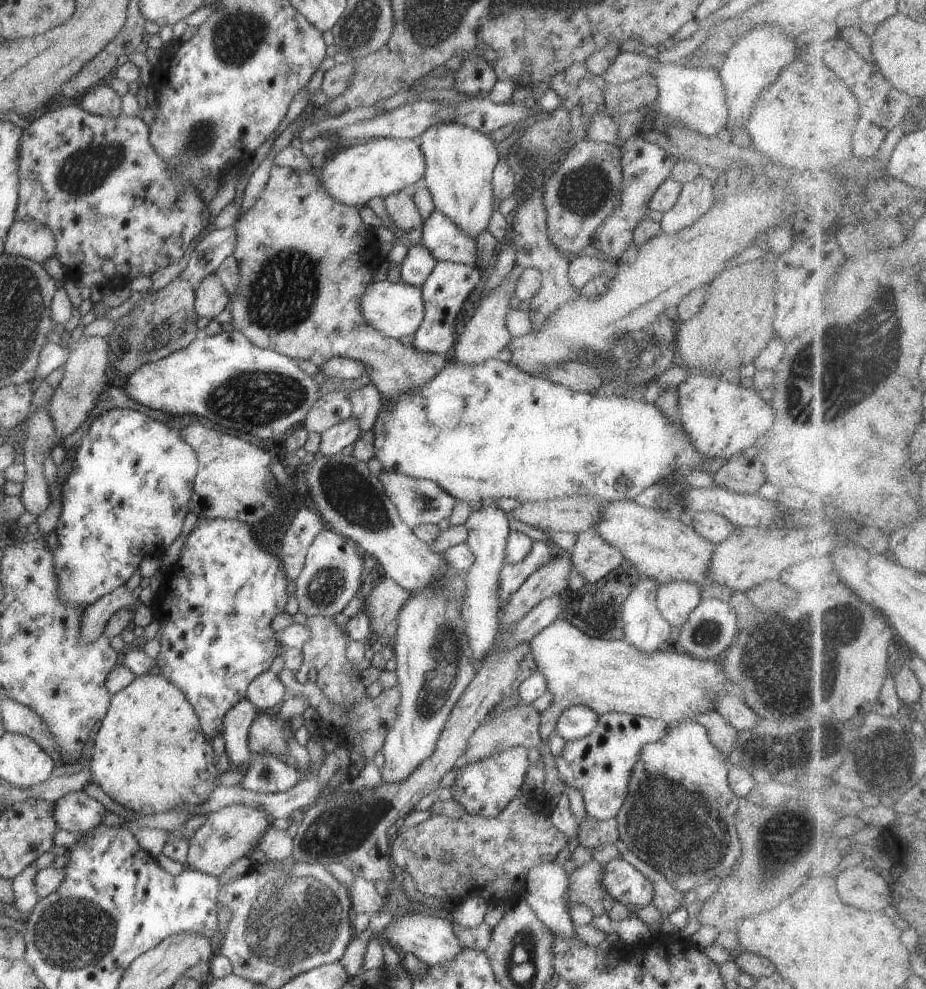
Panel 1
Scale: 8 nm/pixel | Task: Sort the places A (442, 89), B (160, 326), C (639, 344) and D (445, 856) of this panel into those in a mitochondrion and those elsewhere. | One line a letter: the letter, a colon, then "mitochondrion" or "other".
A: other
B: mitochondrion
C: mitochondrion
D: mitochondrion

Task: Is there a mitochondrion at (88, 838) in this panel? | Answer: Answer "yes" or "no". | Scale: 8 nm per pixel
no

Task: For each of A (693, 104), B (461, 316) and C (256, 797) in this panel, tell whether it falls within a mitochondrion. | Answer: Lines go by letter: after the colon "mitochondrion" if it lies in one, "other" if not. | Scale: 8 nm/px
A: mitochondrion
B: other
C: other

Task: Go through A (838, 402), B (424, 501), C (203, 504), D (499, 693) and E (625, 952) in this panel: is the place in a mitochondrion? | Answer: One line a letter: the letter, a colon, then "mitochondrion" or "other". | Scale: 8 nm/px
A: mitochondrion
B: mitochondrion
C: other
D: other
E: other

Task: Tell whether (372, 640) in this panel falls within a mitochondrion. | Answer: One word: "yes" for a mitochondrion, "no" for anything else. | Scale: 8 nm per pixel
no

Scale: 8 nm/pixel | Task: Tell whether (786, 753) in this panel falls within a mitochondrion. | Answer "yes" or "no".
yes

